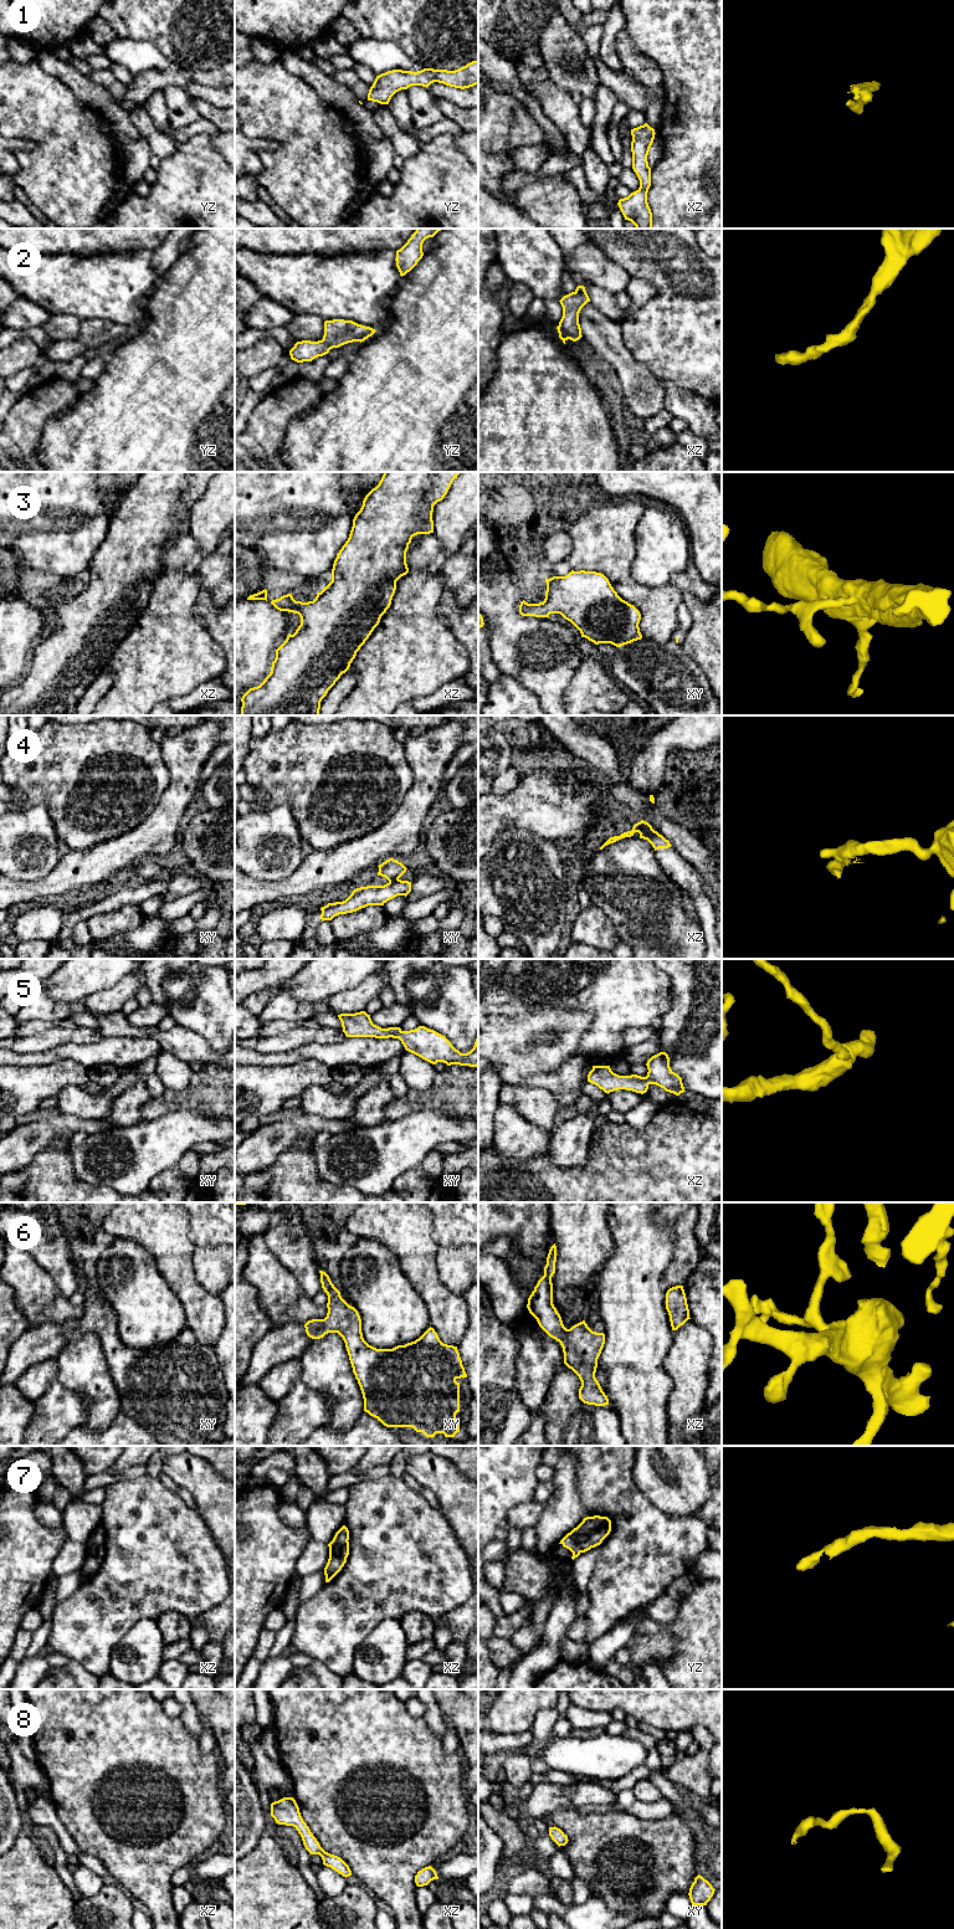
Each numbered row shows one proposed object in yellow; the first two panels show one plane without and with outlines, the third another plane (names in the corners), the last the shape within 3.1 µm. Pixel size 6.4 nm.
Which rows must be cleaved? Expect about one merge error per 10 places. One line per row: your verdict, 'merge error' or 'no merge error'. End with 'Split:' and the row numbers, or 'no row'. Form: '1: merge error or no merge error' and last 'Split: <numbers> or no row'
1: no merge error
2: no merge error
3: no merge error
4: merge error
5: no merge error
6: no merge error
7: no merge error
8: no merge error
Split: 4

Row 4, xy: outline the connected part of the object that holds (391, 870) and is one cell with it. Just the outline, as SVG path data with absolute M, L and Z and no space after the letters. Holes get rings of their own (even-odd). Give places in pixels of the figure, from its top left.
M394 858L386 860L378 867L378 876L385 877L389 882L399 879L407 869L401 862Z

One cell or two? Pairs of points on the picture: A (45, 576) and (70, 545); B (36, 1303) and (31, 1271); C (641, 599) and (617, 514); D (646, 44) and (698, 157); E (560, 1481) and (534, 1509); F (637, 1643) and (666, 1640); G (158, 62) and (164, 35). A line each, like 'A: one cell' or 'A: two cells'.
A: two cells
B: one cell
C: one cell
D: one cell
E: two cells
F: one cell
G: two cells

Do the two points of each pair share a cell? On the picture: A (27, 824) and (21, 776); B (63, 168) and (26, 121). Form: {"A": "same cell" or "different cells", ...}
{"A": "different cells", "B": "same cell"}

